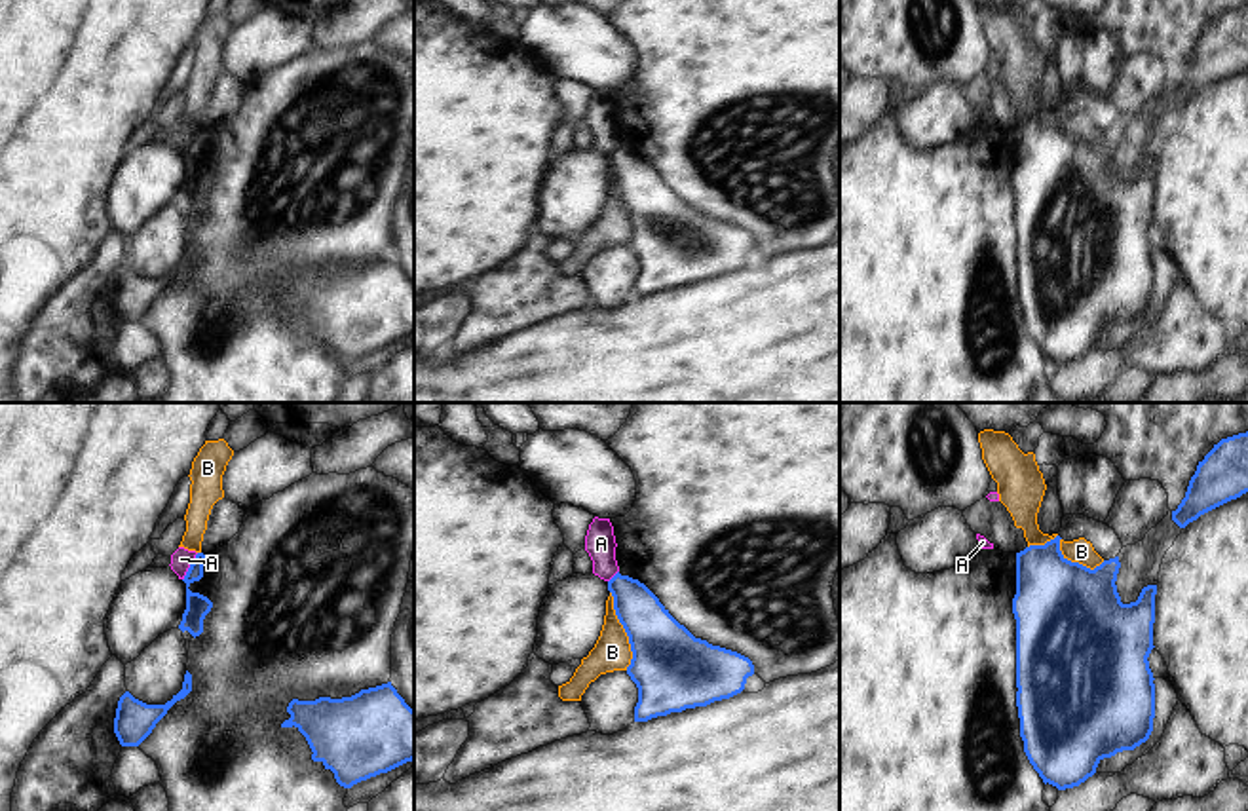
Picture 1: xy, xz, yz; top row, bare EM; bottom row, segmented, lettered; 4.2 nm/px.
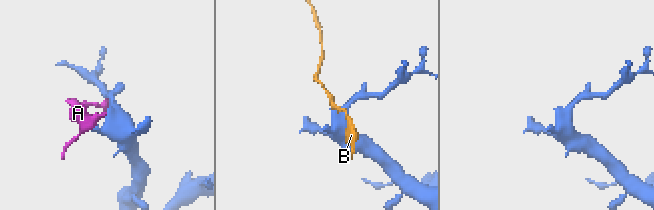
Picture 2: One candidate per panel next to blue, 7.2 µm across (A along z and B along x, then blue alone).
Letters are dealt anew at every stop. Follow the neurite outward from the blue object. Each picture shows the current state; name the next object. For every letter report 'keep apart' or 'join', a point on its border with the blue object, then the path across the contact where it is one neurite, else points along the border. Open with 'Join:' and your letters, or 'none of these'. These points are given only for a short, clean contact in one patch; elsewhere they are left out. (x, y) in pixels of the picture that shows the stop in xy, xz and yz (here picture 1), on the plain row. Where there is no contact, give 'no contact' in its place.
Join: none of these
A: keep apart; contact xy (190, 141); border xy (198, 128), (183, 154)
B: keep apart; contact xz (625, 206); border xz (610, 166), (614, 188), (631, 226), (627, 244)

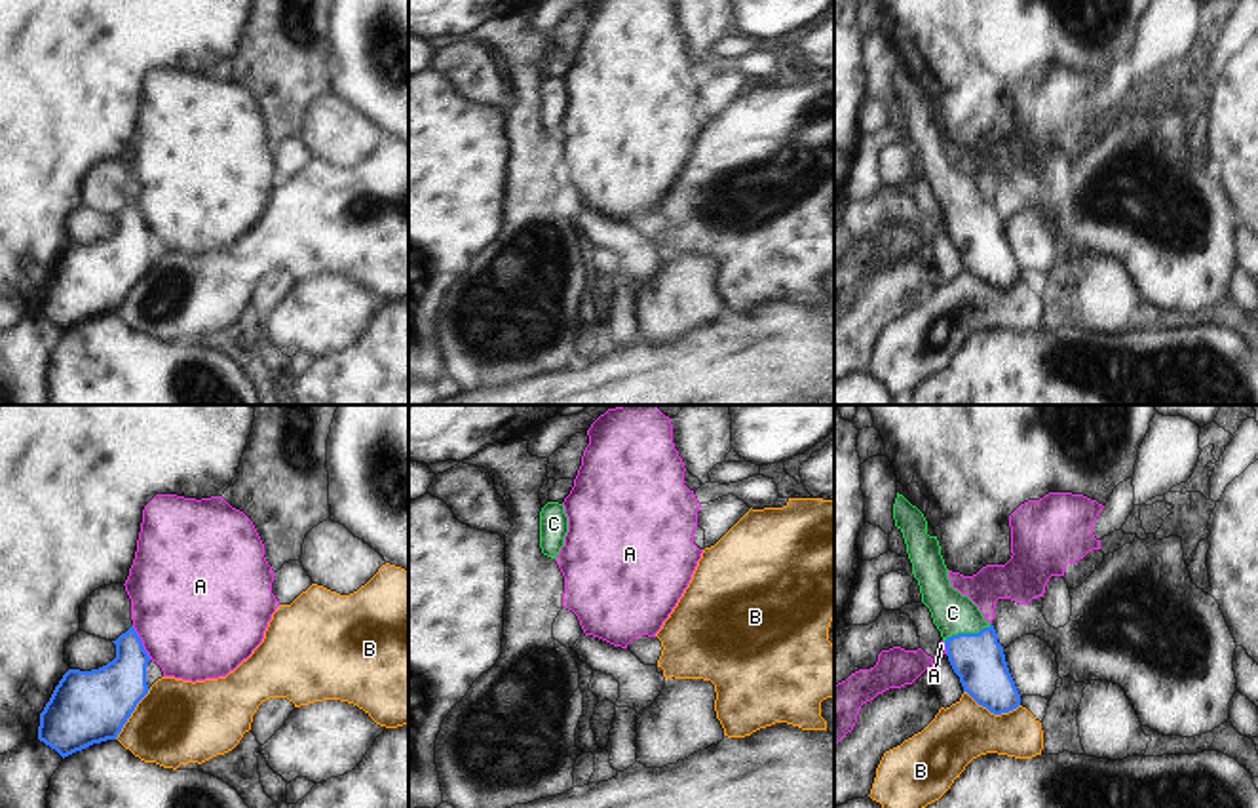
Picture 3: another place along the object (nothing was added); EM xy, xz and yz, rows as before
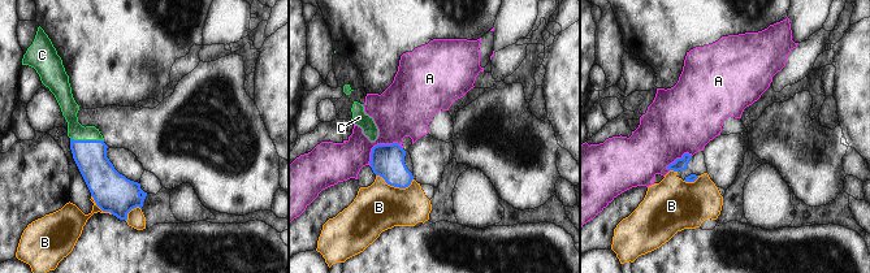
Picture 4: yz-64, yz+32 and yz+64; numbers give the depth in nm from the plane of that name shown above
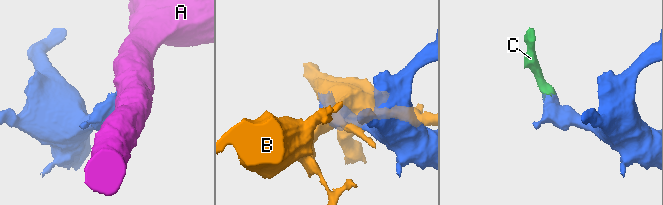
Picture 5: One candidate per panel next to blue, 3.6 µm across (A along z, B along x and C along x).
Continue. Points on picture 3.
Join: C
A: keep apart; contact xy (141, 217); border xy (132, 200), (151, 232)
B: keep apart; contact yz (992, 286)
C: join; contact yz (968, 208); way yz (977, 232), (968, 208), (953, 187)

